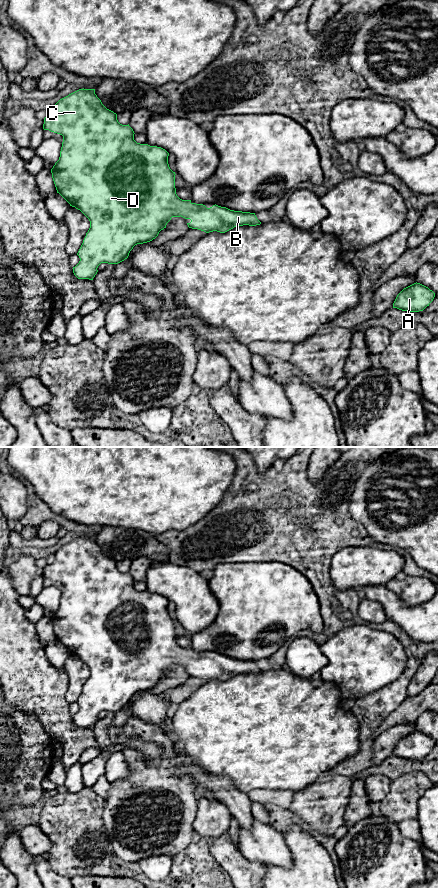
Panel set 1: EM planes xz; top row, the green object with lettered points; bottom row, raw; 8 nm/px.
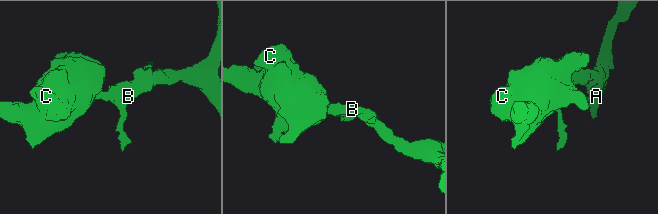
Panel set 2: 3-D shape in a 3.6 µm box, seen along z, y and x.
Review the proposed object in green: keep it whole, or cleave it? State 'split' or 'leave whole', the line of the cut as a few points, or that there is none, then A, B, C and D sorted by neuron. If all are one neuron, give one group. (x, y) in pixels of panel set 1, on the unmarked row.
leave whole; cut none; groups A B C D

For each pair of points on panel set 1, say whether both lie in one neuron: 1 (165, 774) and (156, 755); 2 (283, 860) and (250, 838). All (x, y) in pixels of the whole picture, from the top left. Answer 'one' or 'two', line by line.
1: two
2: one

